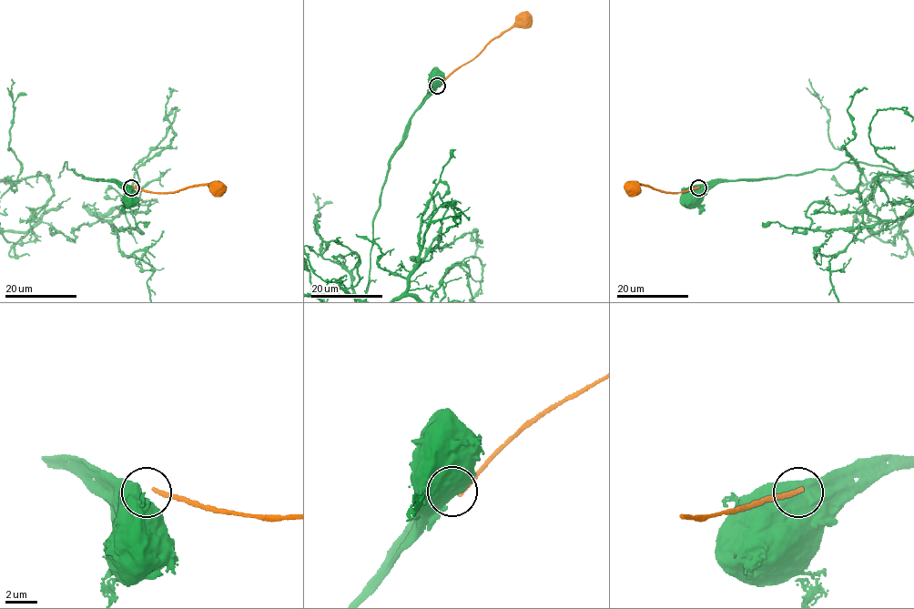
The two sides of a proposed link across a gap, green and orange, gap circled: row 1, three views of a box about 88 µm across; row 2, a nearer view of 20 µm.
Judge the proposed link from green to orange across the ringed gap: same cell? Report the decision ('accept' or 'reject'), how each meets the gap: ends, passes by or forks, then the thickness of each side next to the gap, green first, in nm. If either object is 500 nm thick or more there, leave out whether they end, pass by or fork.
reject; calibres 750 and 240 nm

